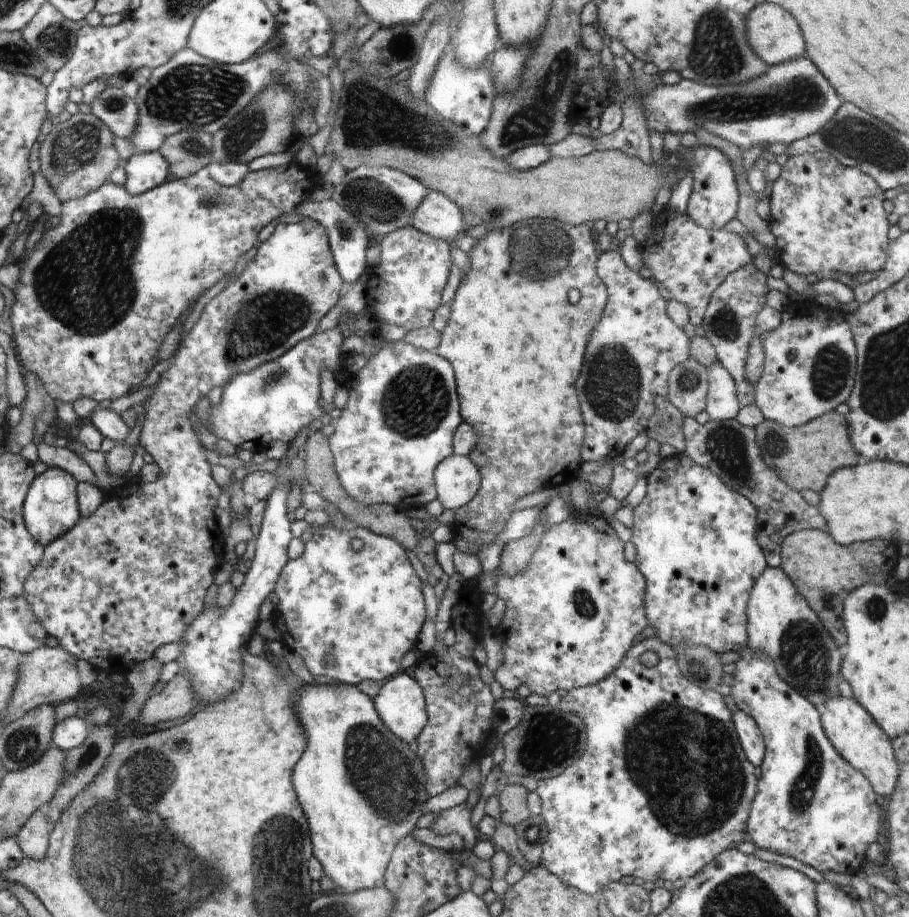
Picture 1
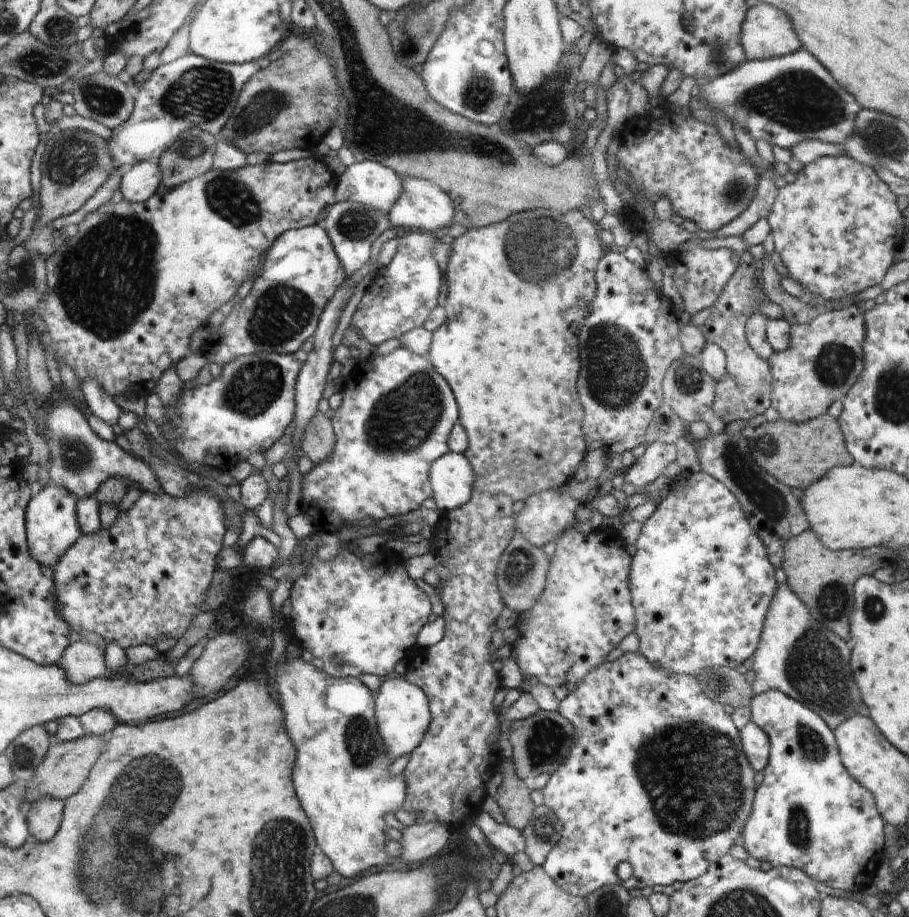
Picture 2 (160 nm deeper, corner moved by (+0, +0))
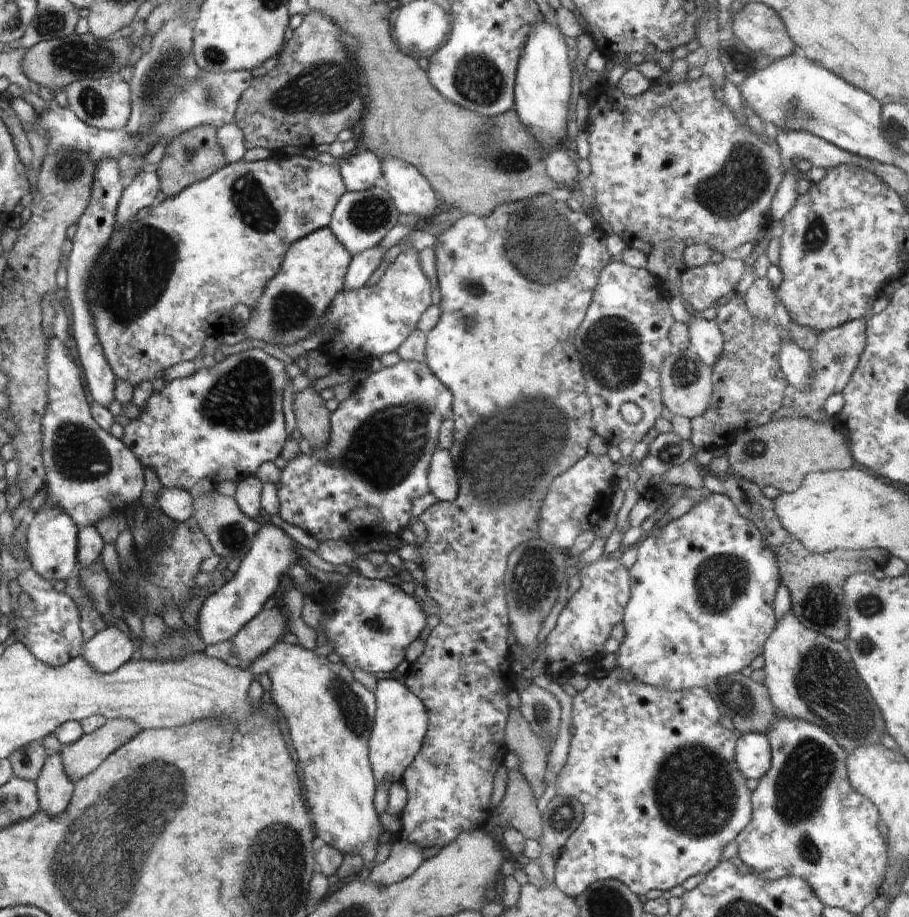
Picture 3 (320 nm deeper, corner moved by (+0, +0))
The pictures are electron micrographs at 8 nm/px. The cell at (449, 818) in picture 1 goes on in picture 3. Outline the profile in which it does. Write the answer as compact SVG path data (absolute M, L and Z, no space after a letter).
M393 842L388 858L373 868L367 880L375 883L376 888L402 882L422 864L423 850L418 845Z

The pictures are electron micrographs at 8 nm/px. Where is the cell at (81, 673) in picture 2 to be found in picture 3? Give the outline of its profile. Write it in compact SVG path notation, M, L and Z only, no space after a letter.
M113 626L96 631L83 647L84 653L80 656L103 674L121 669L134 654L132 638Z

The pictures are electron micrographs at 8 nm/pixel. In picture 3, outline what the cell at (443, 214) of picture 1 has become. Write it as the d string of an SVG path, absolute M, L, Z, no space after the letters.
M394 157L380 160L382 180L399 214L430 216L436 208L436 194L427 178L405 160Z

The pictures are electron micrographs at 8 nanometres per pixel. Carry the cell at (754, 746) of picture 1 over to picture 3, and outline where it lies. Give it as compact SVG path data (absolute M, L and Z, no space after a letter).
M760 733L738 736L735 746L735 763L744 778L758 780L770 770L772 753L768 737Z

